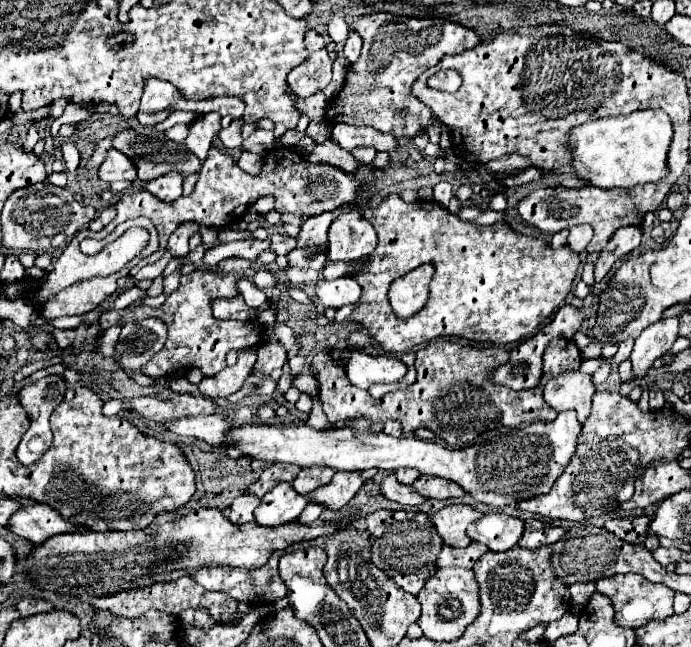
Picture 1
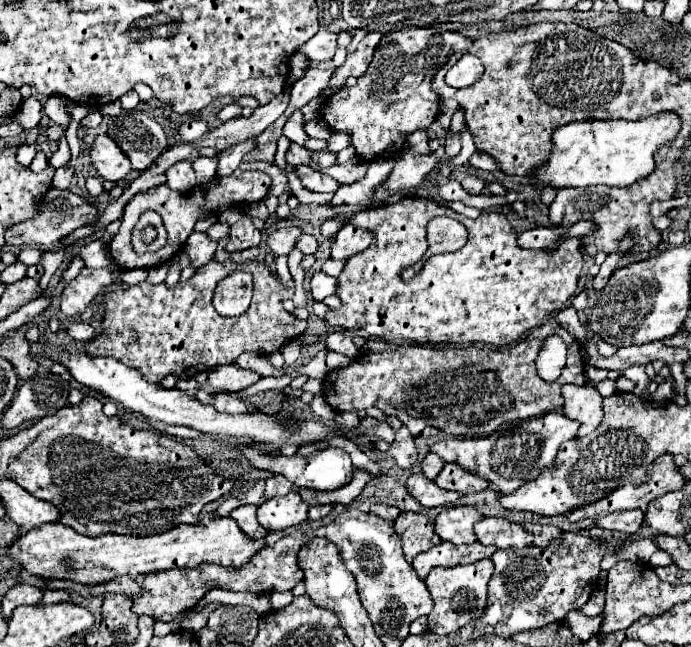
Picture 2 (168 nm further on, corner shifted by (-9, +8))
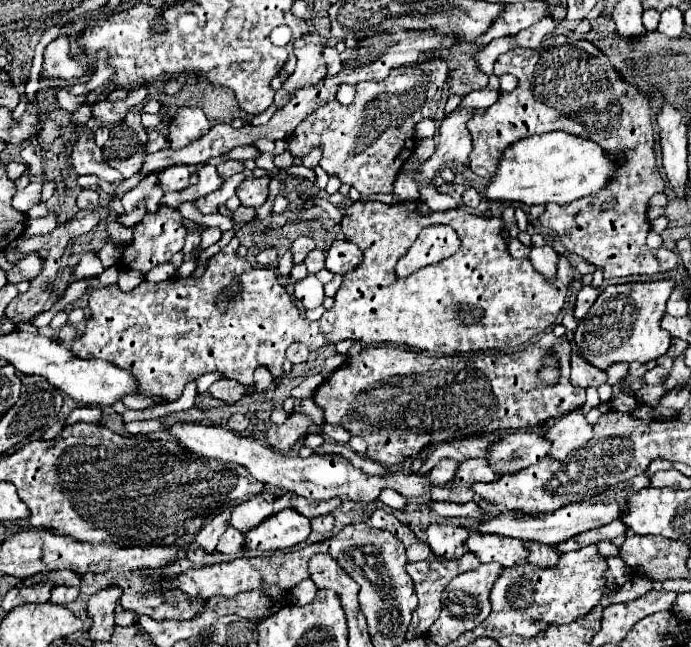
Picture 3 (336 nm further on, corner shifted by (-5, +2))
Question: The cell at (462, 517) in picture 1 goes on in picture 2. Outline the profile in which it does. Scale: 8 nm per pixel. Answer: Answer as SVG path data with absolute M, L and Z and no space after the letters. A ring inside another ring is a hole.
M471 505L443 507L443 511L435 517L435 533L455 545L475 543L477 535L473 531L473 525L479 519L483 519L483 515Z

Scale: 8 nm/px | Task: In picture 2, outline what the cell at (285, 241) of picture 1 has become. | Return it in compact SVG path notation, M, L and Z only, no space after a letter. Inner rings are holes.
M303 233L299 239L297 239L297 249L301 249L305 255L313 255L317 251L317 239L313 235L307 235Z

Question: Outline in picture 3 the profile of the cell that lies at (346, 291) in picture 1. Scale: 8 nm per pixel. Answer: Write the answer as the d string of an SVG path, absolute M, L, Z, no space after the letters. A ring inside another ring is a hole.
M307 275L305 279L301 279L301 281L295 283L293 297L297 301L301 301L305 309L315 309L325 299L325 295L323 295L323 283L315 275Z

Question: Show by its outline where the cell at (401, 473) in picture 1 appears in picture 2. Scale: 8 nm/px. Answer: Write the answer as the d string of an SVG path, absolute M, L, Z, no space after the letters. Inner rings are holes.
M427 453L427 455L423 457L419 469L421 469L421 473L423 473L427 479L435 479L435 475L439 475L439 471L443 469L443 465L445 465L445 463L443 463L437 455Z

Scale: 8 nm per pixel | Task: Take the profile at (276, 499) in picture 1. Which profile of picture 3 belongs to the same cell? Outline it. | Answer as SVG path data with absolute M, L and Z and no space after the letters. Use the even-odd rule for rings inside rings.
M285 509L263 521L263 525L251 529L245 535L245 547L267 553L281 551L305 541L309 533L311 533L309 519L303 517L301 513L295 513L293 509Z

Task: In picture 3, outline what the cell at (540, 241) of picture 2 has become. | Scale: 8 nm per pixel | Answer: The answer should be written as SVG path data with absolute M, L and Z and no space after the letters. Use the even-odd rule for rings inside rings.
M509 239L507 245L509 245L509 253L511 253L511 257L515 257L515 259L527 259L529 253L531 253L531 247L523 245L519 239Z

